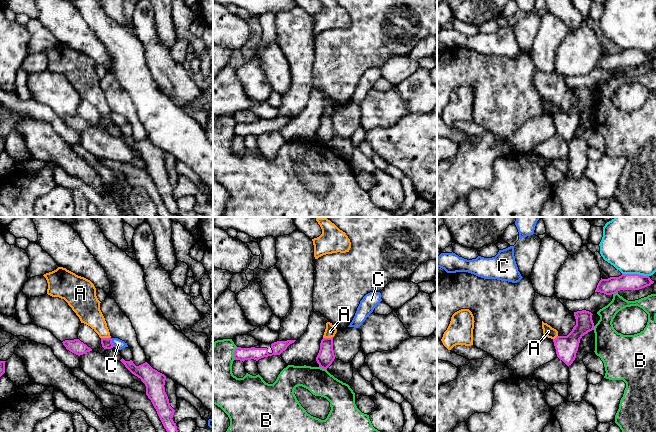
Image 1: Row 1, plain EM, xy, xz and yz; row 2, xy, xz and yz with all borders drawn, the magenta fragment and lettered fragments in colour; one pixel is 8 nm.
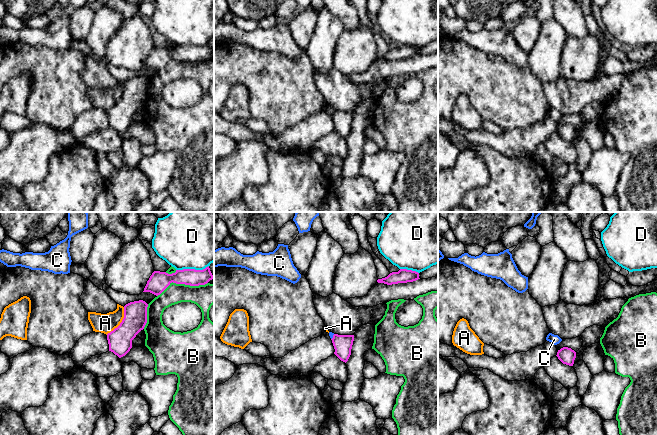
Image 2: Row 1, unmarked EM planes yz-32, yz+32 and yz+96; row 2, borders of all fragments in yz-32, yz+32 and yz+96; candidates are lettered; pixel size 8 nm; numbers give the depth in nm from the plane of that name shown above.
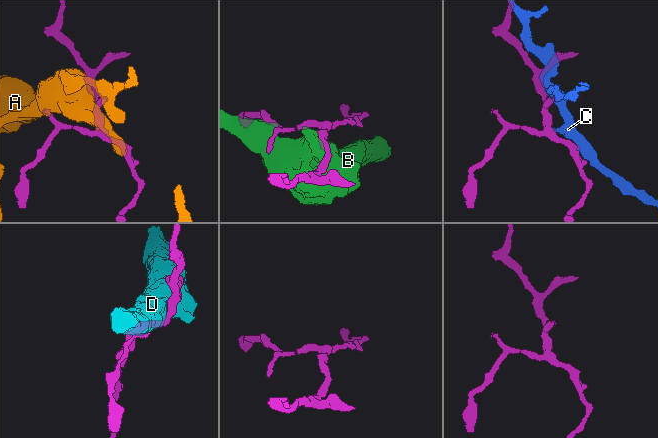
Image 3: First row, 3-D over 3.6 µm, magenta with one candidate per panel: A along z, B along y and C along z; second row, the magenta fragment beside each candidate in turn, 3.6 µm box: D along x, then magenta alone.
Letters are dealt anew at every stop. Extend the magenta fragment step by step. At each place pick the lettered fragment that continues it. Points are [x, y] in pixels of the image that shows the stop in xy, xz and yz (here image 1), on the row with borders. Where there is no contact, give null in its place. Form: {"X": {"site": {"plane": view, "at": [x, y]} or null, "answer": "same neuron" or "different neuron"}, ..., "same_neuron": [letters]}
{"A": {"site": {"plane": "xy", "at": [105, 338]}, "answer": "different neuron"}, "B": {"site": {"plane": "xz", "at": [234, 353]}, "answer": "different neuron"}, "C": {"site": {"plane": "xy", "at": [111, 342]}, "answer": "different neuron"}, "D": {"site": {"plane": "yz", "at": [635, 274]}, "answer": "different neuron"}, "same_neuron": []}

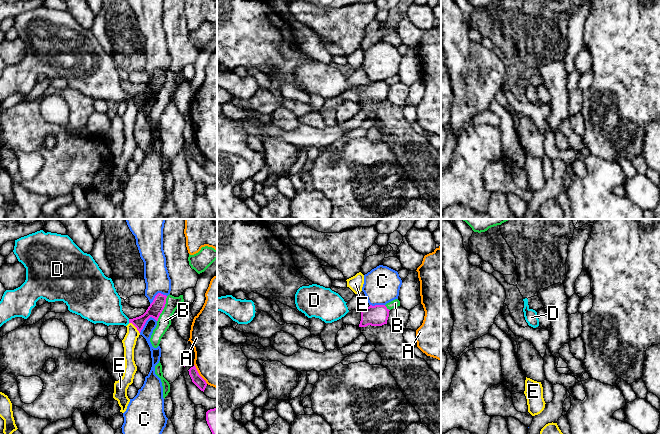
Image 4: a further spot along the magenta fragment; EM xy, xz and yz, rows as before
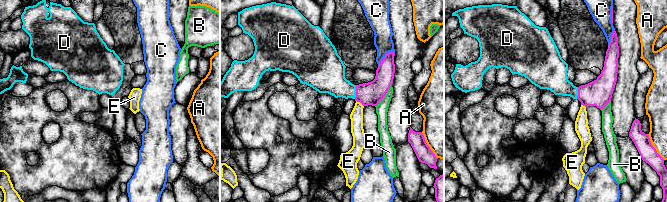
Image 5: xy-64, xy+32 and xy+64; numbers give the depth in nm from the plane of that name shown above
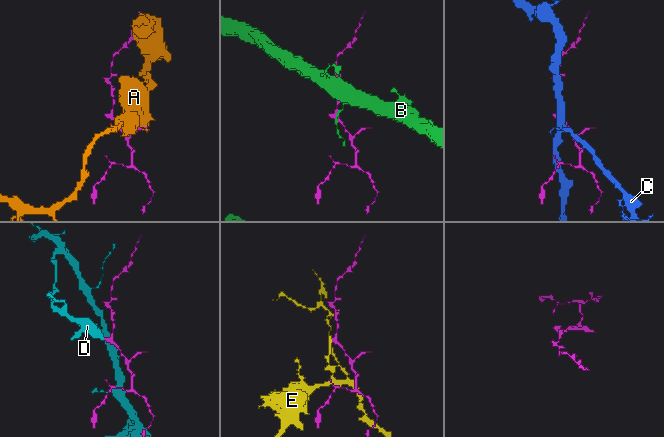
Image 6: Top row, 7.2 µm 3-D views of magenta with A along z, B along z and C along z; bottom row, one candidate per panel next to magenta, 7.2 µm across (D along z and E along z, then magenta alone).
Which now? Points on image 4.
{"A": {"site": {"plane": "xy", "at": [198, 374]}, "answer": "different neuron"}, "B": {"site": {"plane": "xy", "at": [163, 308]}, "answer": "different neuron"}, "C": {"site": {"plane": "xy", "at": [145, 322]}, "answer": "different neuron"}, "D": {"site": {"plane": "xy", "at": [129, 321]}, "answer": "same neuron"}, "E": {"site": {"plane": "xy", "at": [135, 326]}, "answer": "different neuron"}, "same_neuron": ["D"]}

